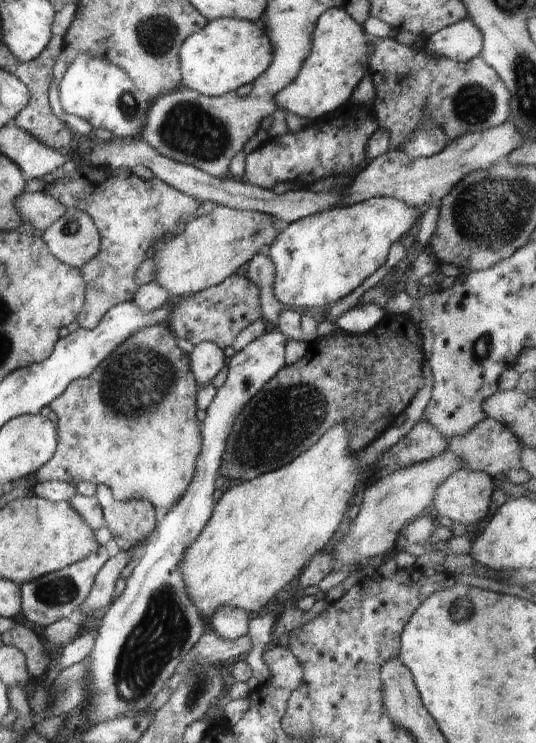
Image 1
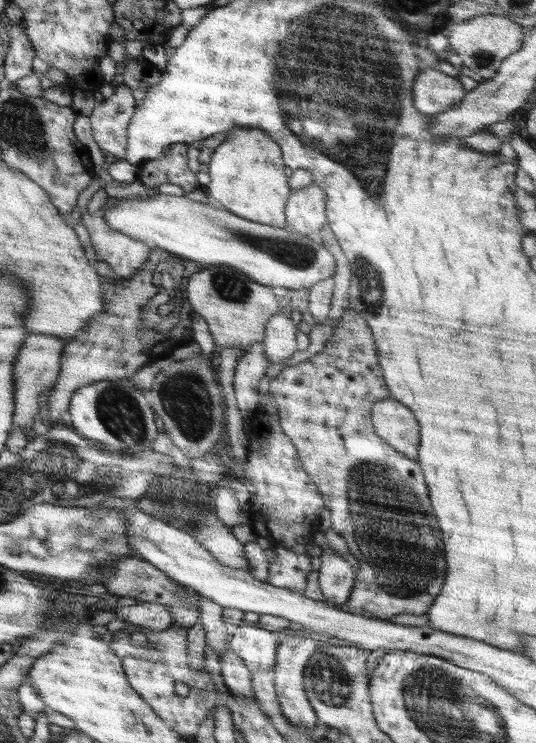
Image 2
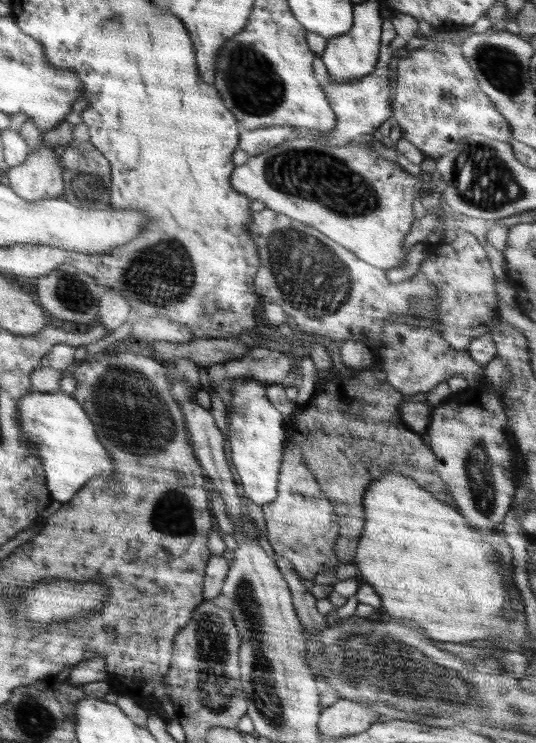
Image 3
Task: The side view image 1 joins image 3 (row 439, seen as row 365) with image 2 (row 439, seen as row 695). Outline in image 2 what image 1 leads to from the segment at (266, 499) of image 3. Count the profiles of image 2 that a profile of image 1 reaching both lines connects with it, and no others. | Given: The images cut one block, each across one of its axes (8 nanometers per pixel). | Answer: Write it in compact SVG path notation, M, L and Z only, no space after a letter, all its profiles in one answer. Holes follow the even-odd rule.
M130 377L100 380L78 388L70 400L68 411L70 424L76 433L114 446L114 450L118 452L134 454L134 452L148 451L161 431L160 422L155 420L156 414L151 407L149 397L132 383Z

